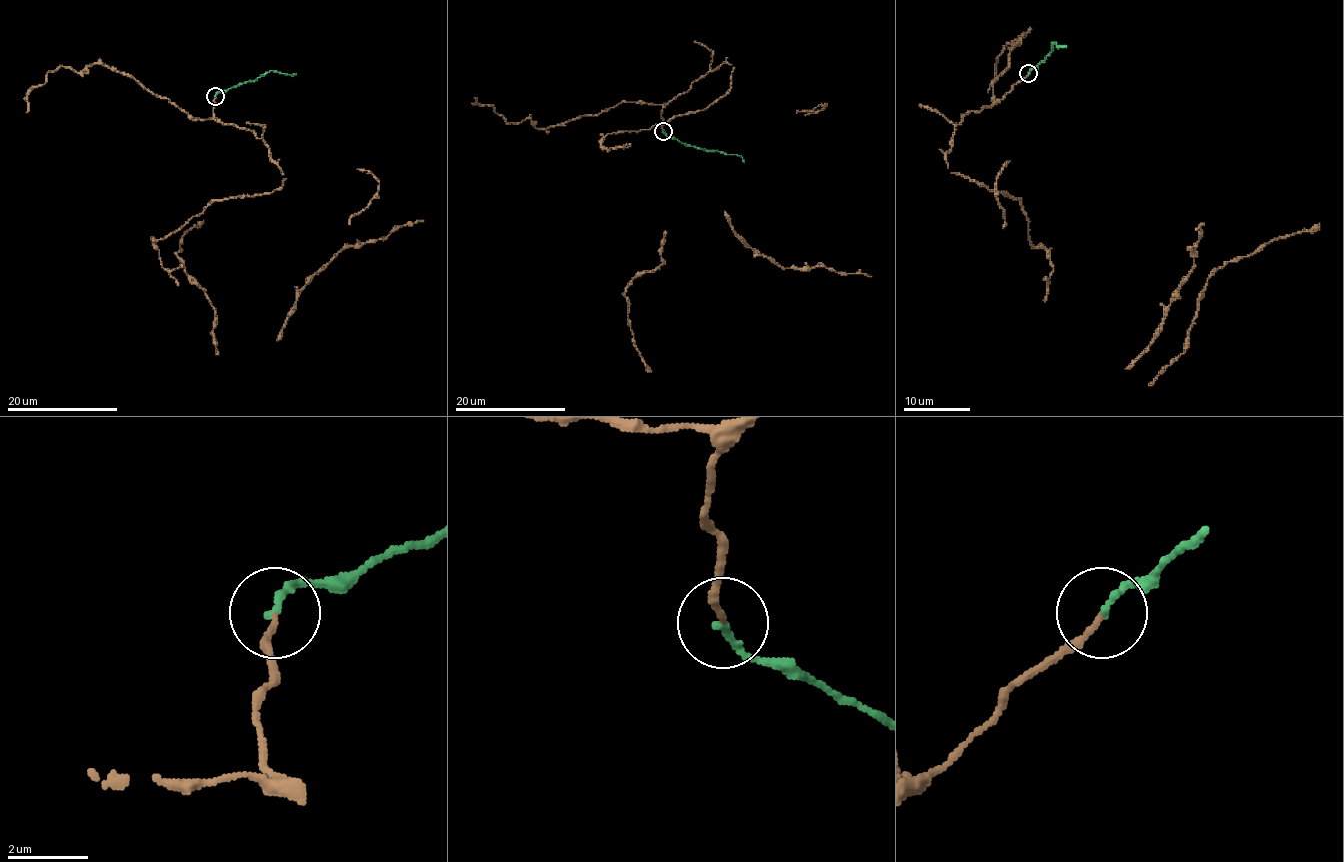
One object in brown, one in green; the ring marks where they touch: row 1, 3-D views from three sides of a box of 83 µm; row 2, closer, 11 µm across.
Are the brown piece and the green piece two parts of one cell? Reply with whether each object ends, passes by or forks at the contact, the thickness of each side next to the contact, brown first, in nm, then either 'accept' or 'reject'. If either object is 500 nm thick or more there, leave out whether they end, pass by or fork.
brown ends; green ends; calibres 130 and 180 nm; accept

